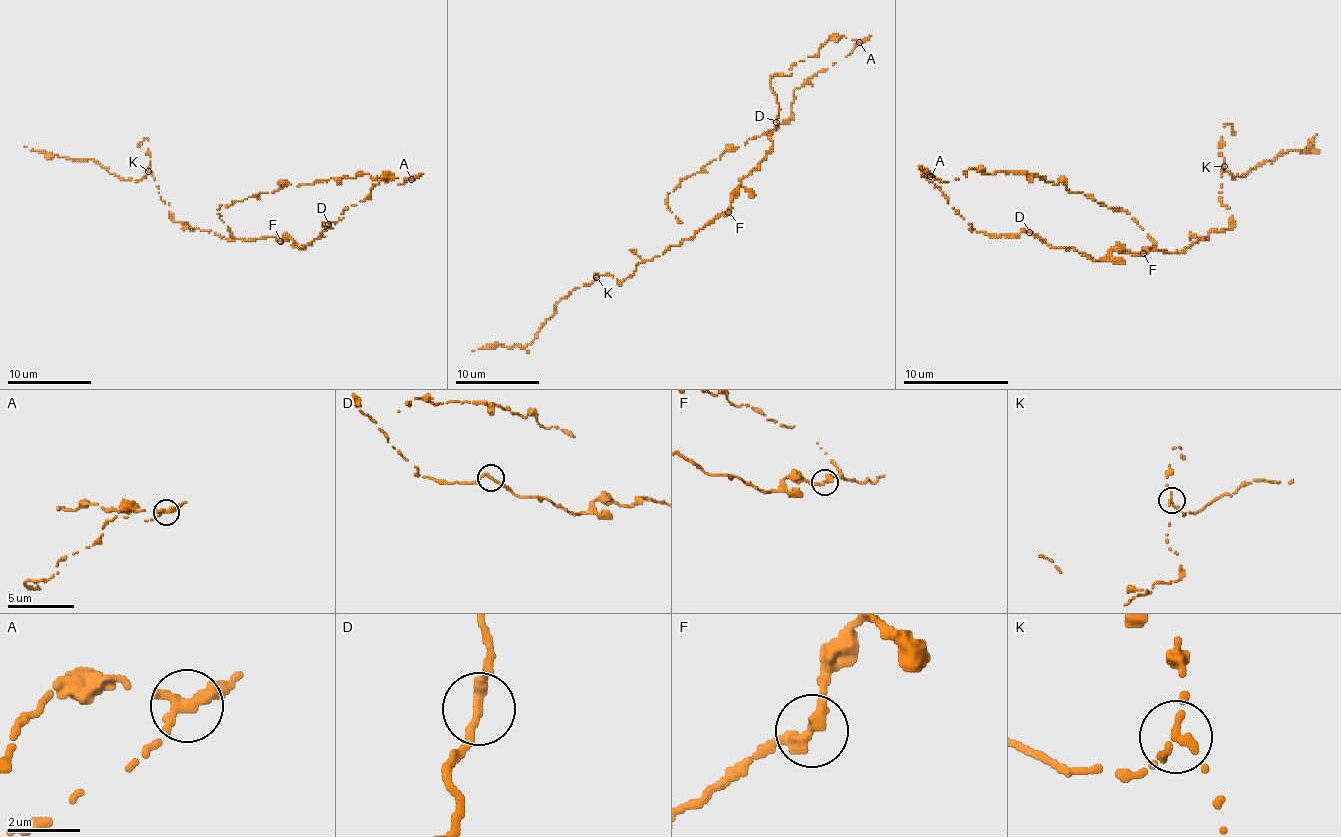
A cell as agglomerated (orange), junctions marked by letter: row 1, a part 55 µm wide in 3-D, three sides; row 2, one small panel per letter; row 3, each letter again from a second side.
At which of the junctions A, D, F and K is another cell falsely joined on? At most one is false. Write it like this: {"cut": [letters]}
{"cut": ["A"]}

